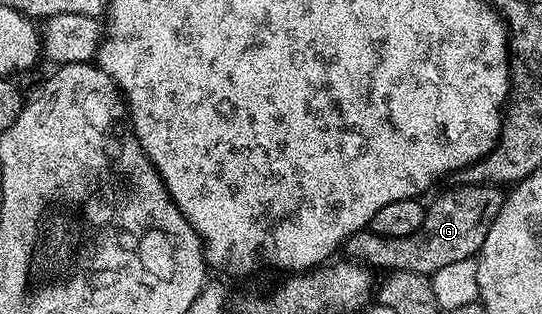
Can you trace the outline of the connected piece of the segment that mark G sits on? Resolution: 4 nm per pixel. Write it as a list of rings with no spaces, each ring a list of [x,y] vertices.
[[[456,184],[453,190],[448,190],[441,198],[434,199],[432,206],[430,202],[424,211],[422,224],[410,236],[387,238],[385,234],[375,234],[371,228],[365,228],[344,241],[343,257],[376,272],[405,270],[434,275],[438,268],[446,268],[446,264],[475,258],[480,253],[486,240],[486,232],[490,232],[490,224],[494,224],[505,197],[505,191],[499,186]]]

